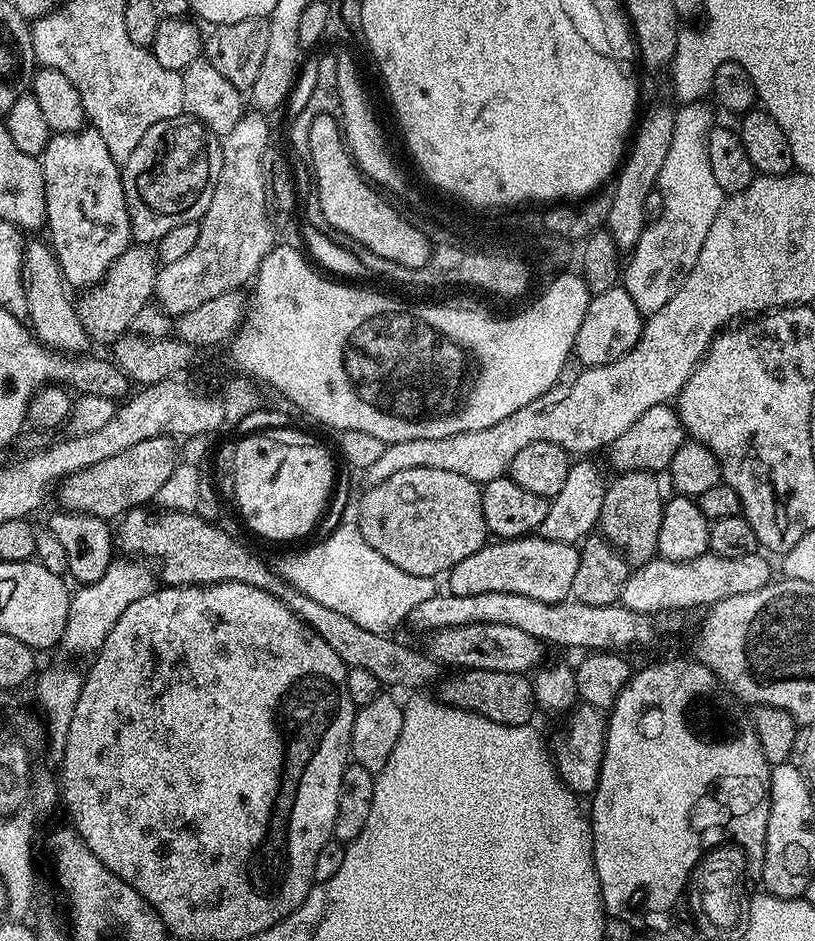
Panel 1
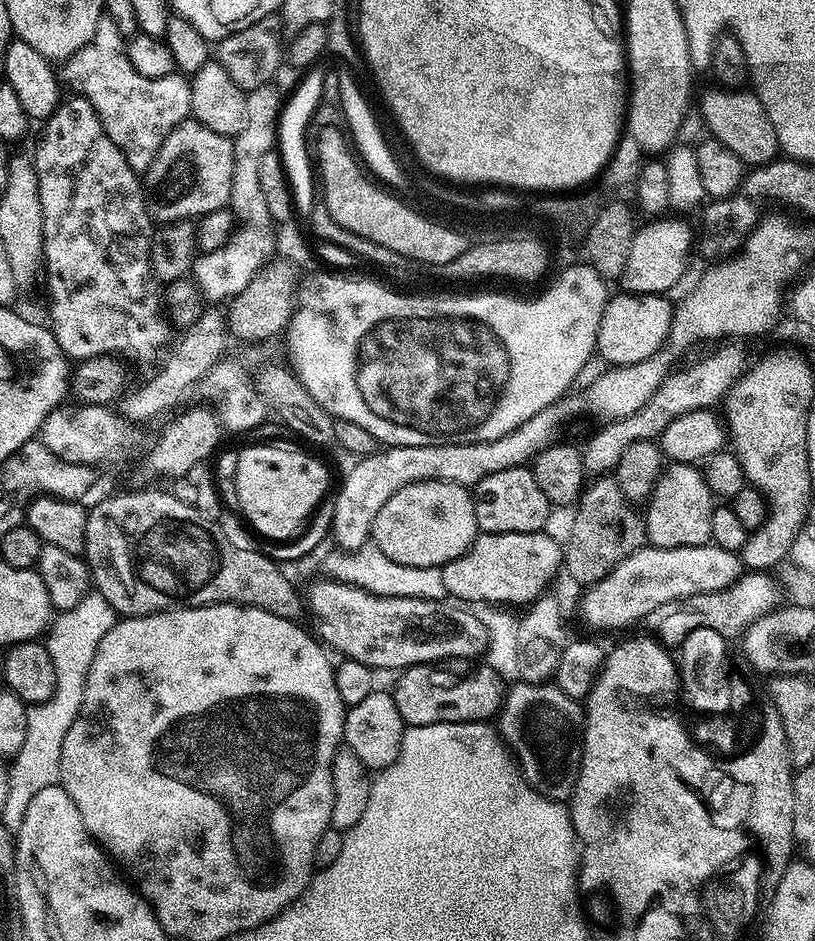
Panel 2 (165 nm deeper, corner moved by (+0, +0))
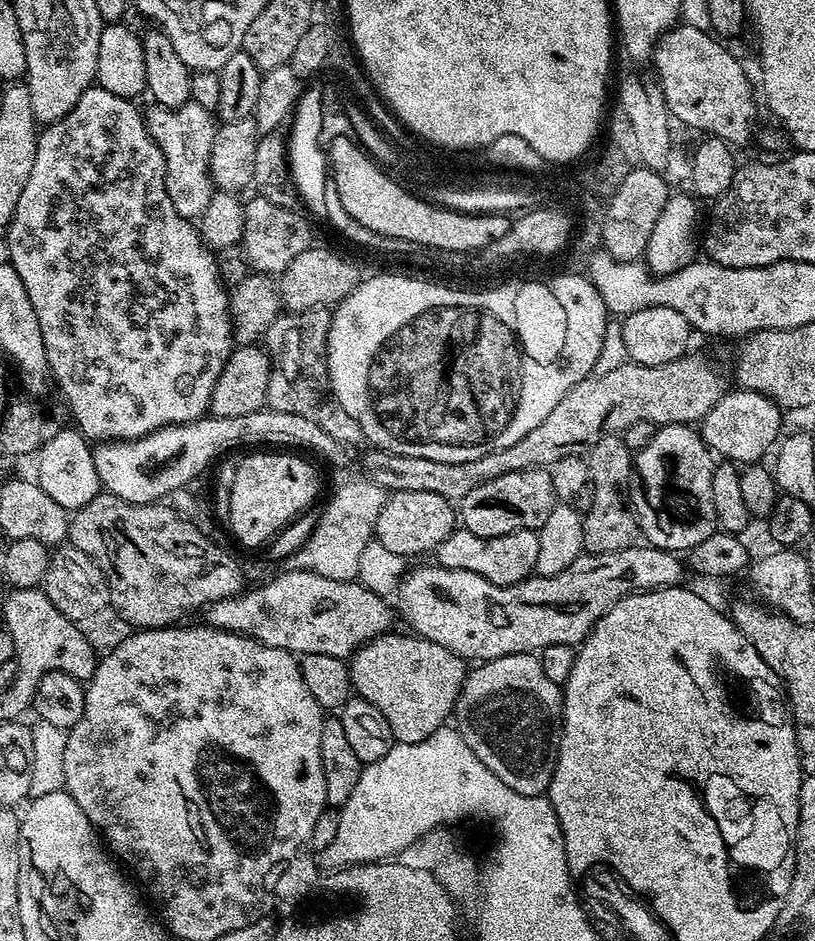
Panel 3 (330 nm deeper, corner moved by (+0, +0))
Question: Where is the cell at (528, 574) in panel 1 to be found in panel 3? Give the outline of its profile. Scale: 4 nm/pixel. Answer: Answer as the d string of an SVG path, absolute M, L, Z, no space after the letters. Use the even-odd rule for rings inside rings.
M463 526L457 527L434 549L435 563L450 570L470 570L482 574L498 586L510 586L528 579L536 570L538 562L538 538L533 530L514 530L494 538L482 538L470 534Z

